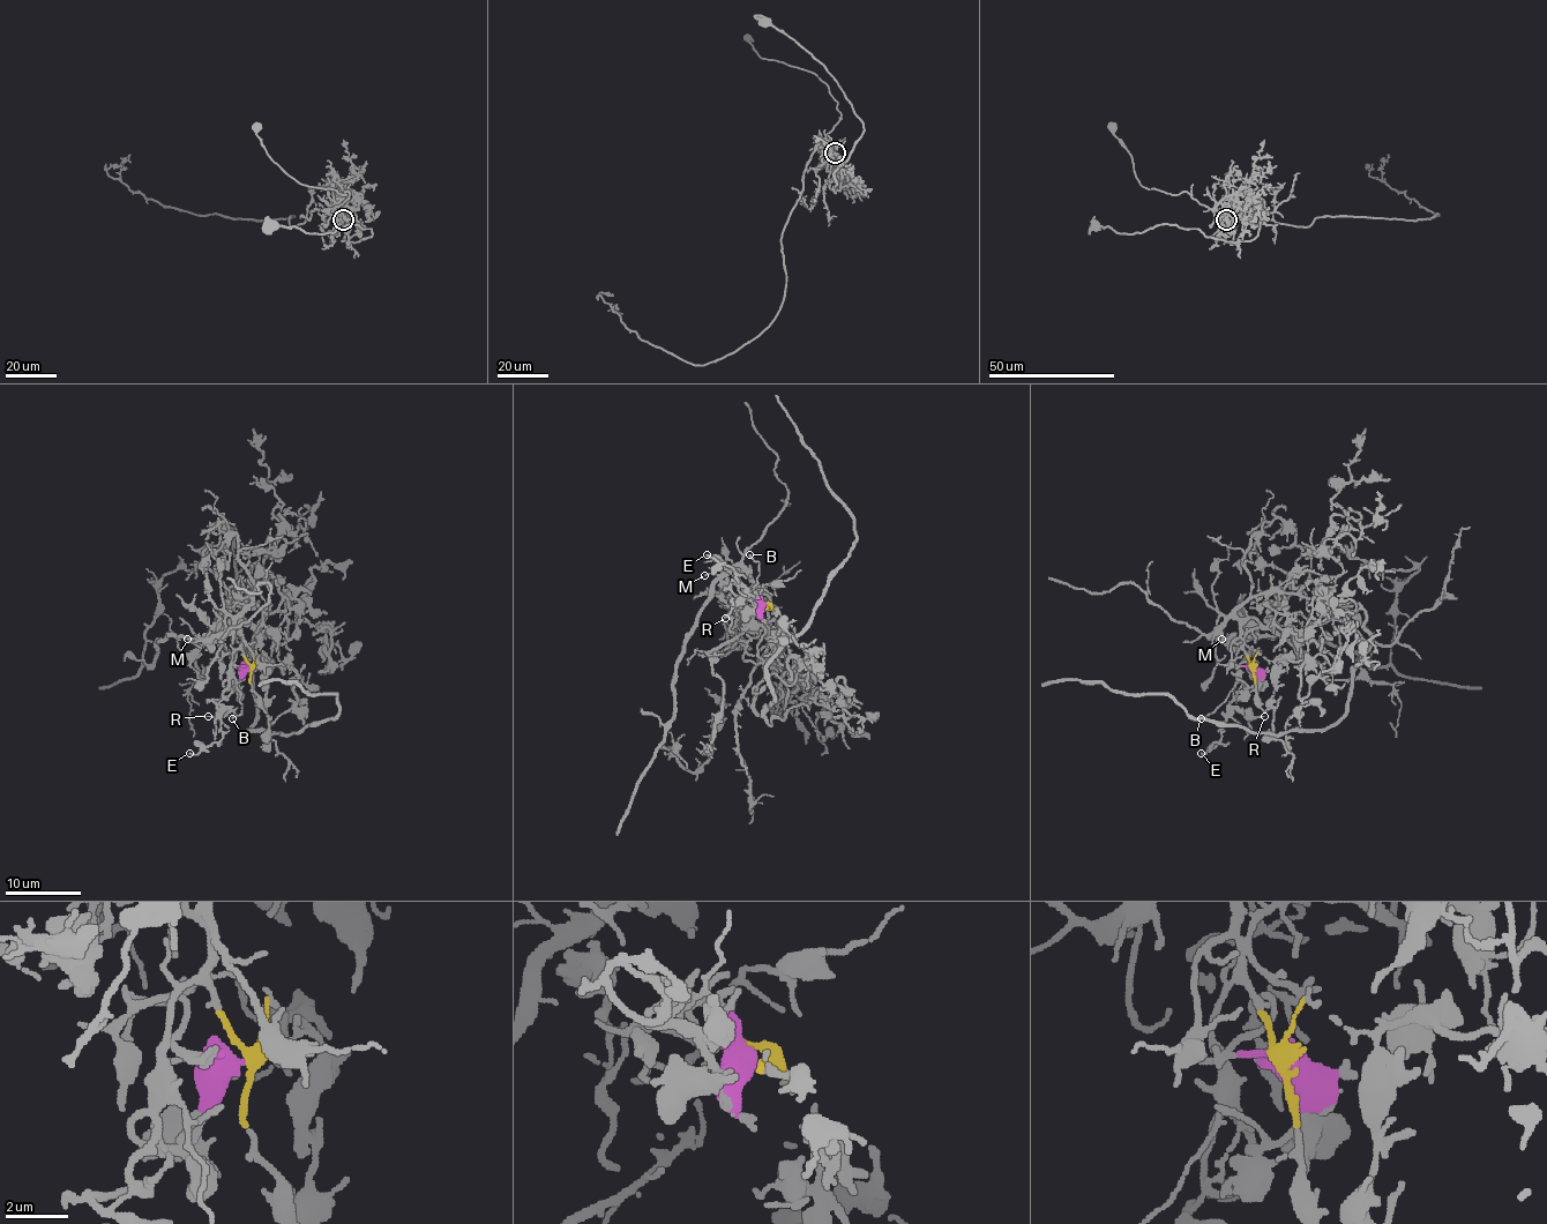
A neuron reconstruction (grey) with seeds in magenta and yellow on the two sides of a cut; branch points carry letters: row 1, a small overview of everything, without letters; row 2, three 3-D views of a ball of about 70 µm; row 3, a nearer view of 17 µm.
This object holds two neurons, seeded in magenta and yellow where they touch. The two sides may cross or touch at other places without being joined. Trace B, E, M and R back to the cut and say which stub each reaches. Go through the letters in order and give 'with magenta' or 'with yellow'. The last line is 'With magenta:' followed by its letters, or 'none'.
B: with yellow
E: with magenta
M: with yellow
R: with magenta
With magenta: E, R

